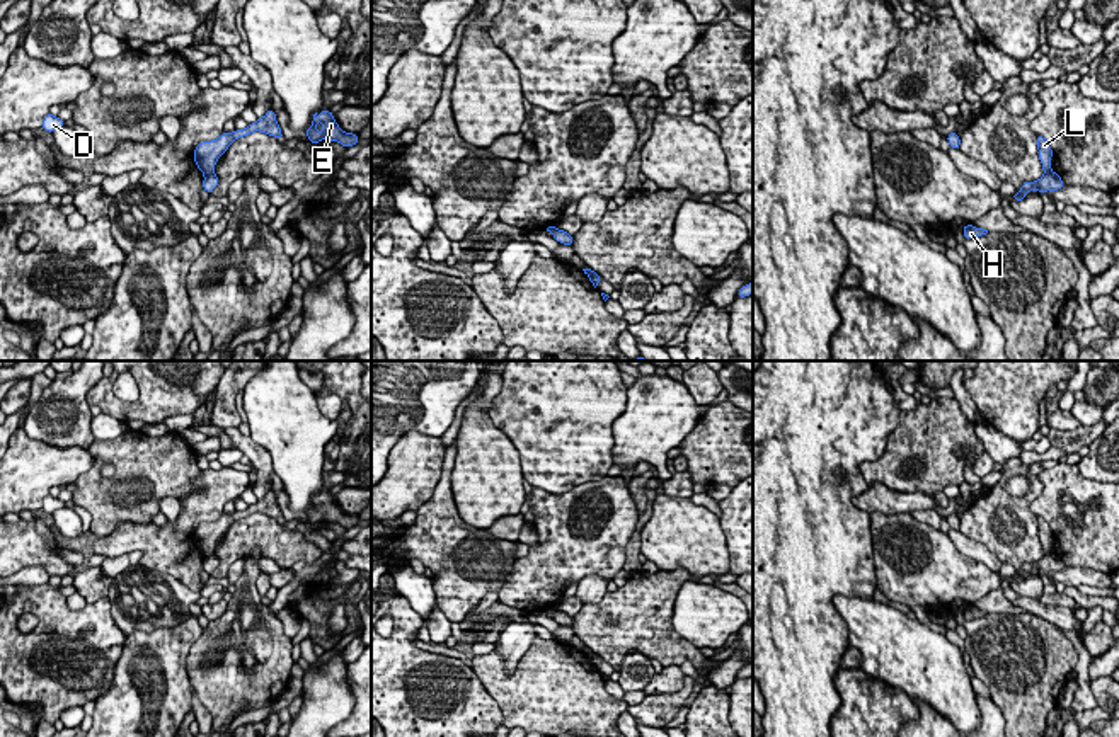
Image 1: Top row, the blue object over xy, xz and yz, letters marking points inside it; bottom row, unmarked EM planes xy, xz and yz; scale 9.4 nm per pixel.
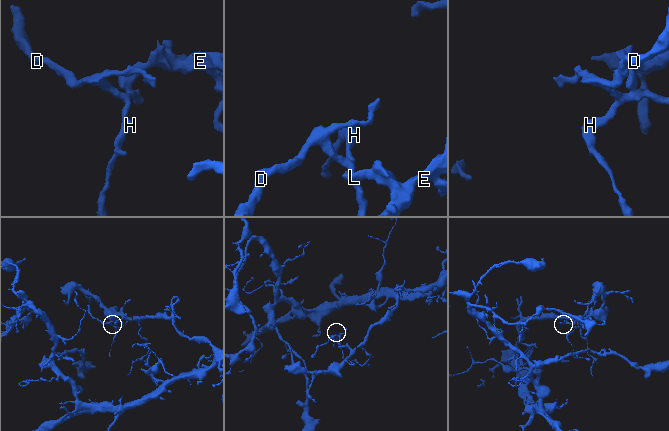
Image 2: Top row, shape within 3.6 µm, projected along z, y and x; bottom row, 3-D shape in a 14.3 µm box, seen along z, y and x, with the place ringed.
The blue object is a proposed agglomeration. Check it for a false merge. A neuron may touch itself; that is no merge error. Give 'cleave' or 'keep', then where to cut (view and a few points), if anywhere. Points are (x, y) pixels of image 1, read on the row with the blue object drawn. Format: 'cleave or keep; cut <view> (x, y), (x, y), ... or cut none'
cleave; cut xy (212, 172), (205, 177)

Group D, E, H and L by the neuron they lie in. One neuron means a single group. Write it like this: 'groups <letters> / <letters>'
groups D H / E L

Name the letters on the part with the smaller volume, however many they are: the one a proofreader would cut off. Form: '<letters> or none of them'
D, H

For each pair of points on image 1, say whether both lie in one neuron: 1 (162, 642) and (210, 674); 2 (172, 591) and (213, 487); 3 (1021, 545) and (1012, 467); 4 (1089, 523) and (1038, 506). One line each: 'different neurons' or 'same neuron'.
1: different neurons
2: different neurons
3: same neuron
4: same neuron

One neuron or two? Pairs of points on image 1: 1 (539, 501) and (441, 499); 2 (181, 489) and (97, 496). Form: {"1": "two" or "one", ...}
{"1": "two", "2": "one"}

